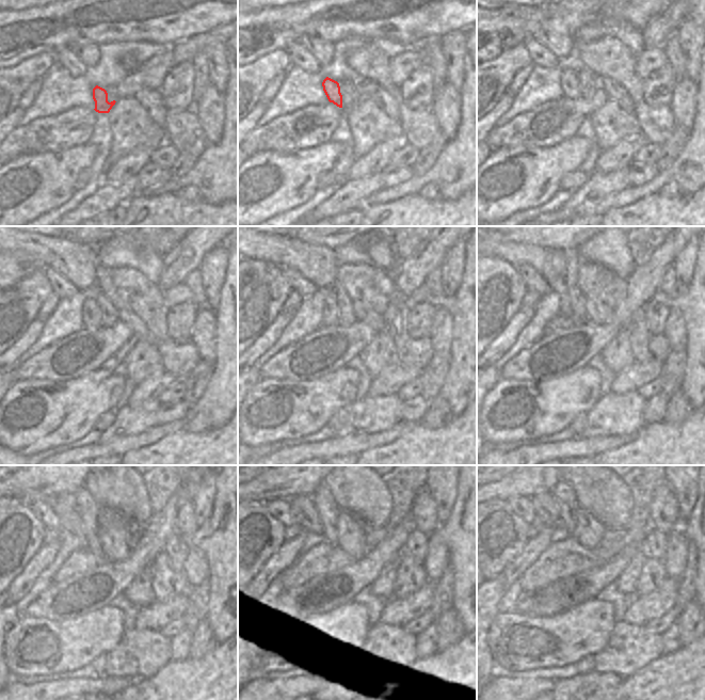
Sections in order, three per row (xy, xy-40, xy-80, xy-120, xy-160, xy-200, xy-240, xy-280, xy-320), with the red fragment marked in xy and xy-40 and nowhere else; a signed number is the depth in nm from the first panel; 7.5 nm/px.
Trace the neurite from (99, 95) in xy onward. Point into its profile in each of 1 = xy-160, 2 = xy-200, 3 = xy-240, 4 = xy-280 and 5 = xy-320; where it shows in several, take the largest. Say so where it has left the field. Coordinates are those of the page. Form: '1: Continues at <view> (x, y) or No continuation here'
1: Continues at xy-160 (330, 307)
2: Continues at xy-200 (557, 285)
3: Continues at xy-240 (70, 522)
4: Continues at xy-280 (303, 506)
5: Continues at xy-320 (545, 507).

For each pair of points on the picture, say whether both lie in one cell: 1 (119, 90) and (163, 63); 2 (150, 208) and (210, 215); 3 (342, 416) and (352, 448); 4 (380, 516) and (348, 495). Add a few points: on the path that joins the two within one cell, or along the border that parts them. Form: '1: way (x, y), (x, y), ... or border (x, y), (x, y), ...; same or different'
1: way (130, 84), (153, 73); same
2: way (165, 215), (195, 215); same
3: border (338, 432), (343, 433); different
4: way (372, 509), (358, 495), (355, 495); same

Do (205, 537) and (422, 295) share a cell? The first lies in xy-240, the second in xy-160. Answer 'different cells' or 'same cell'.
same cell

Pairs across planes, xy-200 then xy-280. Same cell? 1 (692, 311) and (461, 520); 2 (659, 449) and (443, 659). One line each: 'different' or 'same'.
1: same
2: same

